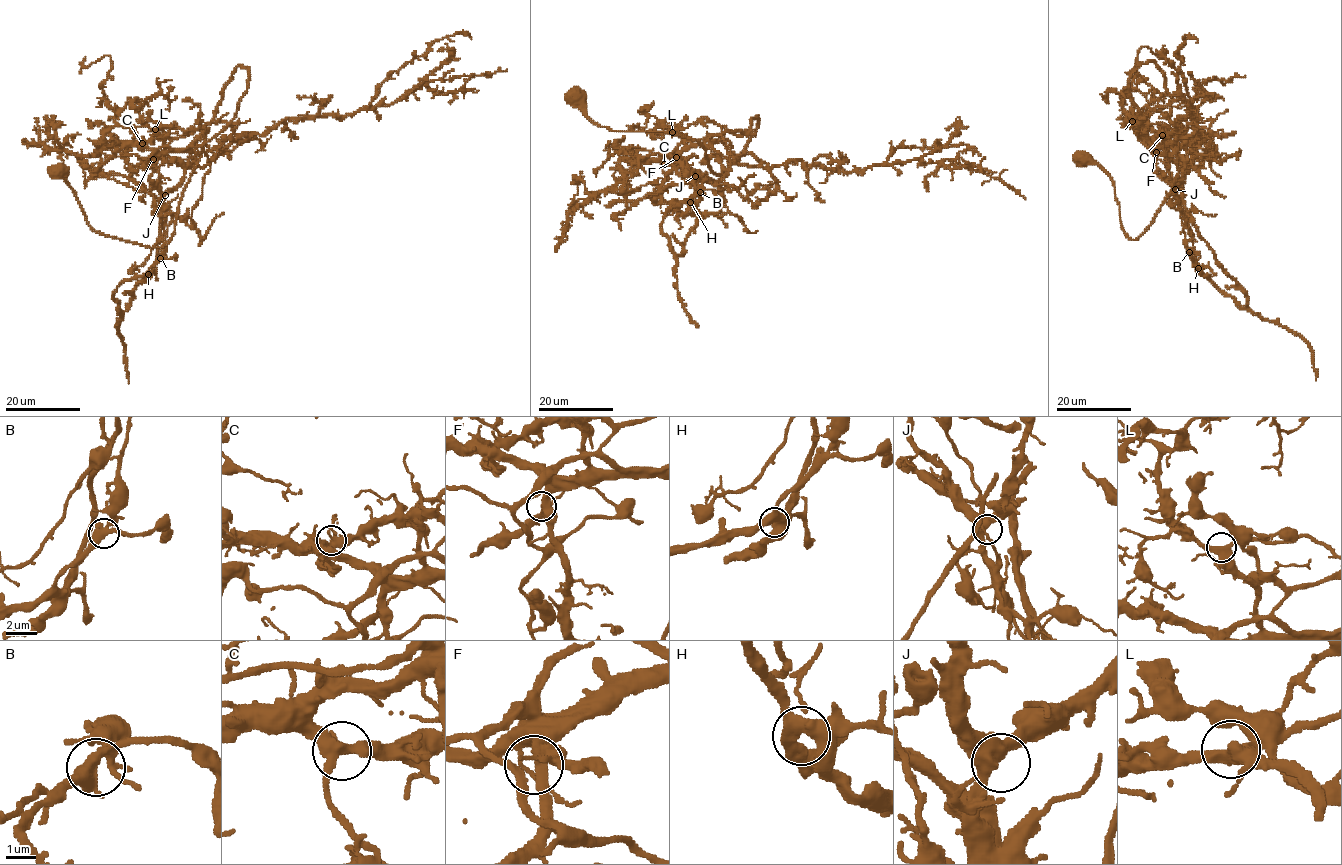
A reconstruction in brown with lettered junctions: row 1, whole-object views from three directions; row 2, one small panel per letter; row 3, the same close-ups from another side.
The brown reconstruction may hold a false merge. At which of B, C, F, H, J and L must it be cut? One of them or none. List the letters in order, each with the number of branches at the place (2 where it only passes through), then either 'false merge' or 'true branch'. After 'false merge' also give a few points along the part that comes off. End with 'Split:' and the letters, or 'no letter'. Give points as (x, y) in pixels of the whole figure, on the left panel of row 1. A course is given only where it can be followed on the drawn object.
B: 3 branches meet; false merge; foreign part runs (160, 258), (119, 284), (112, 296), (121, 313), (154, 265), (164, 207), (124, 176), (95, 173), (75, 156)
C: 3 branches meet; true branch
F: 3 branches meet; true branch
H: 3 branches meet; true branch
J: 3 branches meet; true branch
L: 3 branches meet; true branch
Split: B

